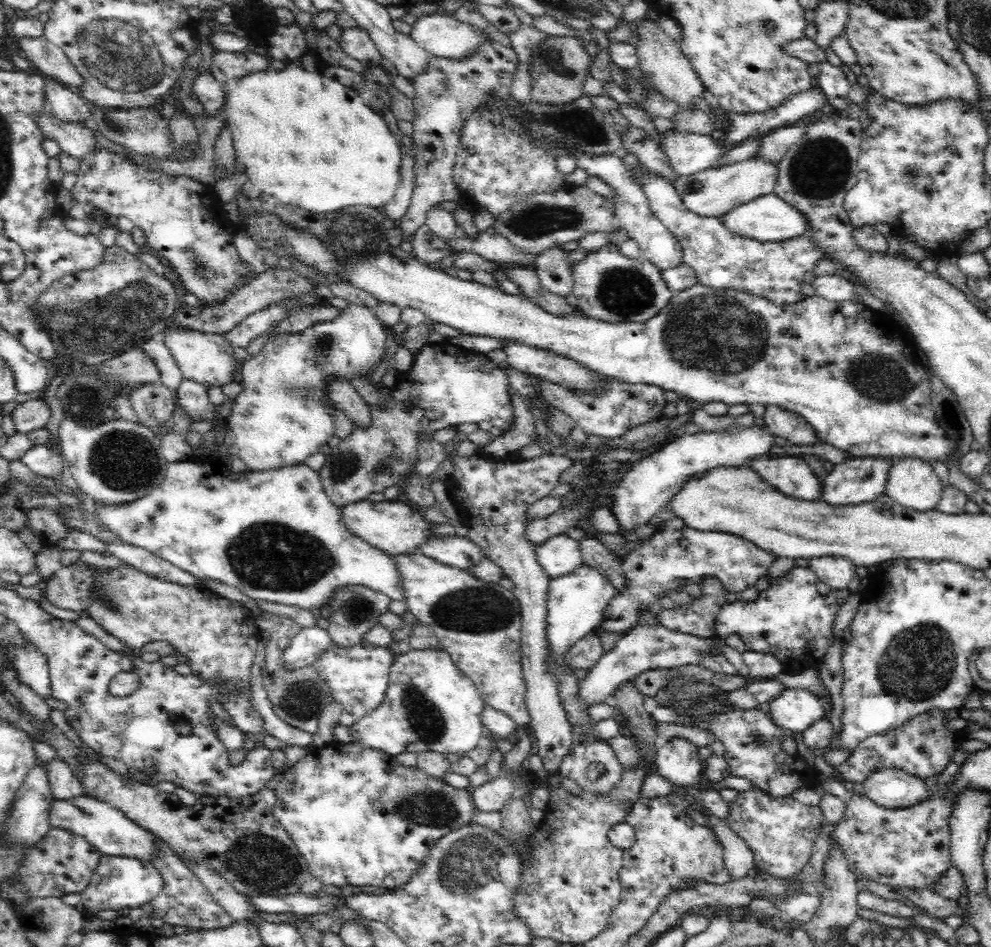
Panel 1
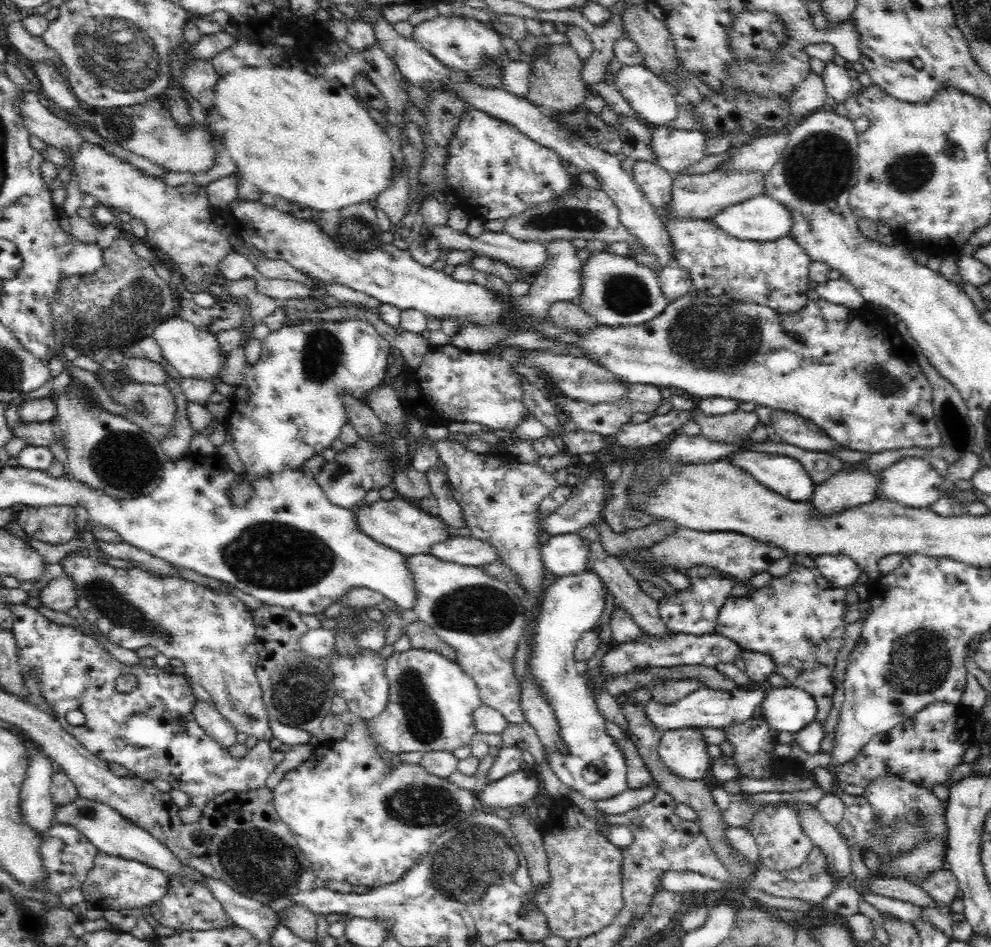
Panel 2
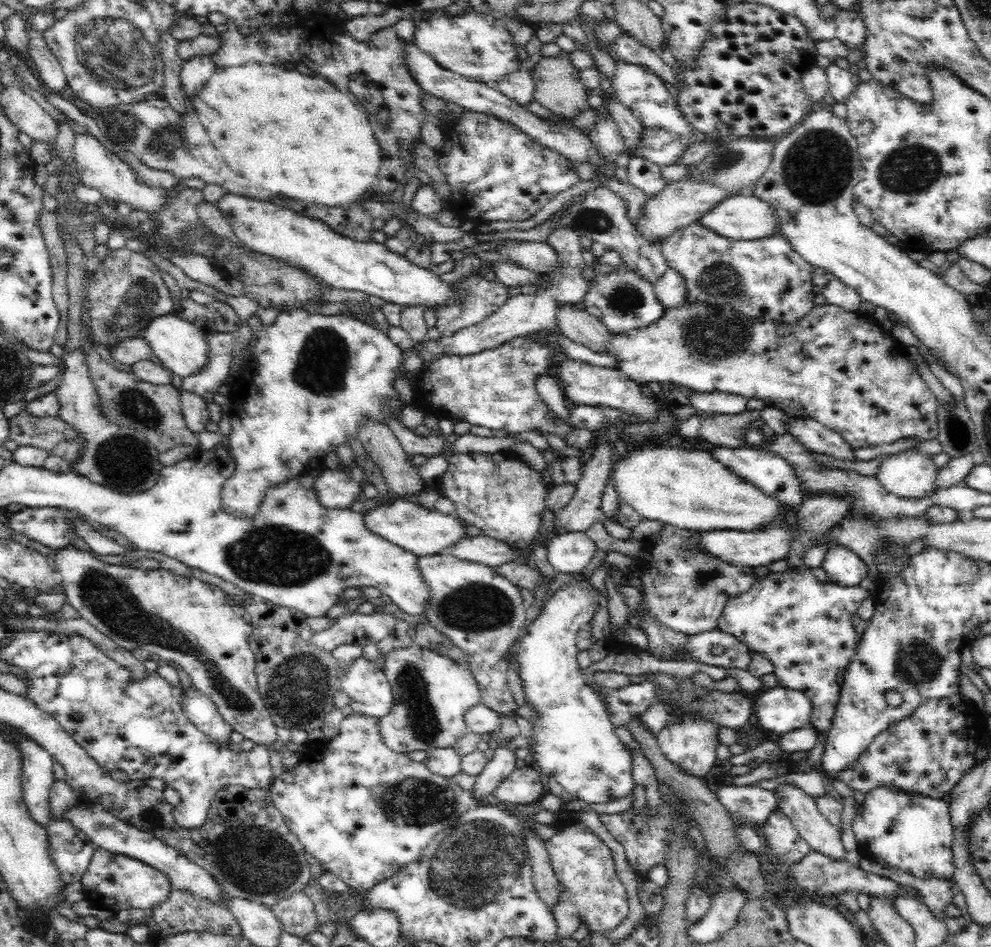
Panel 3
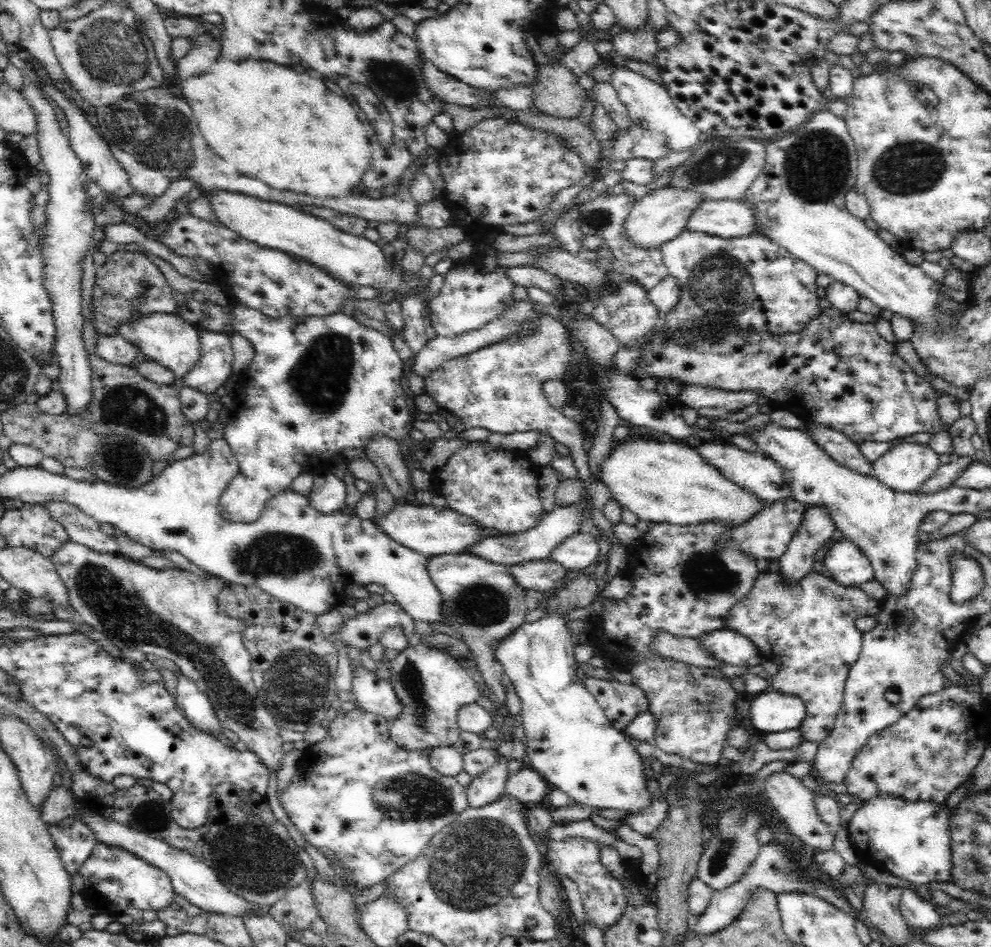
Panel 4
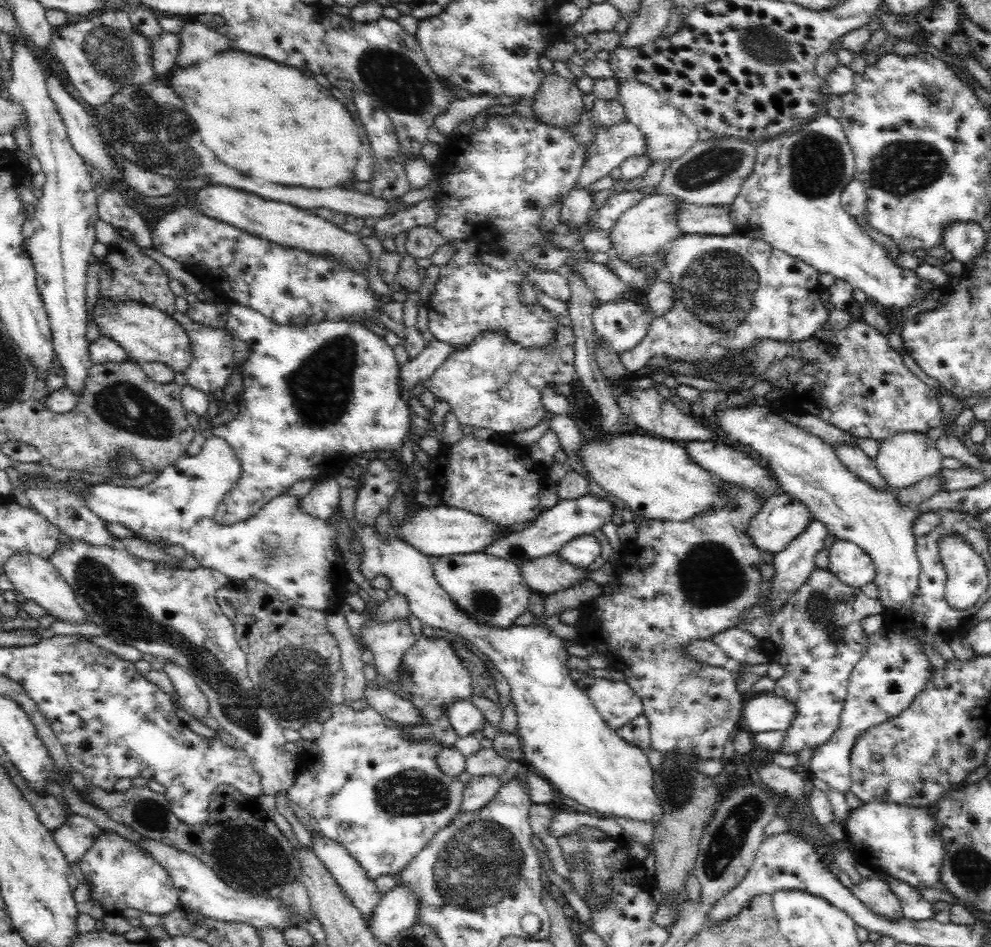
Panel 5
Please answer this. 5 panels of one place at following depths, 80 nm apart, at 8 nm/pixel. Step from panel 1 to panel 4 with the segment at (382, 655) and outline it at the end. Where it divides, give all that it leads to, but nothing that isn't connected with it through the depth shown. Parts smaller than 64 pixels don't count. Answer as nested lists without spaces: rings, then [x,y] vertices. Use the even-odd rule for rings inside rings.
[[[360,665],[353,672],[352,693],[360,710],[379,714],[388,720],[398,718],[402,712],[402,704],[388,682],[383,682],[376,673],[366,671]]]

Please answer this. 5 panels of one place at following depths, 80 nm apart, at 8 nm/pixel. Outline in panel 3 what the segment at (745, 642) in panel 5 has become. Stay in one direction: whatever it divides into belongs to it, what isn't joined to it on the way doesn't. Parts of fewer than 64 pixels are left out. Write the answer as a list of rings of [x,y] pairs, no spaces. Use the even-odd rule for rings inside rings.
[[[710,630],[688,637],[685,652],[694,662],[747,670],[752,650],[733,634]]]

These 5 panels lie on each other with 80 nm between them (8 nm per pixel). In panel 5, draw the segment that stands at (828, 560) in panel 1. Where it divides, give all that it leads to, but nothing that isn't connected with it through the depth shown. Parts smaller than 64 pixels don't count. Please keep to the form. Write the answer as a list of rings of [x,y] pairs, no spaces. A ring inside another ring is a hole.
[[[836,540],[829,551],[829,570],[838,581],[853,588],[875,581],[876,568],[872,559],[851,541]]]

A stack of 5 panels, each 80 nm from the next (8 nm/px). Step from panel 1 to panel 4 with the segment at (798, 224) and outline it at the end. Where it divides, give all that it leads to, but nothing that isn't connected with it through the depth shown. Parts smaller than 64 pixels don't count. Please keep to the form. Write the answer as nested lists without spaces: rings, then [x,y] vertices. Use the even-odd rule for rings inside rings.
[[[741,200],[702,202],[686,223],[686,231],[702,231],[720,238],[754,235],[756,223],[751,206]]]

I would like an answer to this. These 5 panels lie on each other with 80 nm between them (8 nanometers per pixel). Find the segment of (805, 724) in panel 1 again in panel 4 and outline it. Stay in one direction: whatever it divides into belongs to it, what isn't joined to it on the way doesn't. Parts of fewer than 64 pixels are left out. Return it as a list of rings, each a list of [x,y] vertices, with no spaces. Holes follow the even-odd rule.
[[[778,691],[761,693],[749,702],[751,728],[759,733],[796,729],[804,718],[804,701]]]

